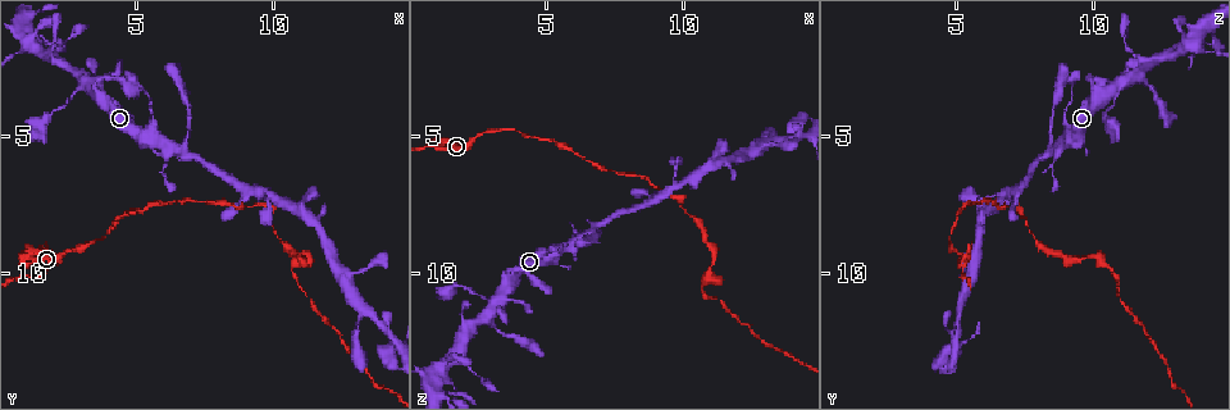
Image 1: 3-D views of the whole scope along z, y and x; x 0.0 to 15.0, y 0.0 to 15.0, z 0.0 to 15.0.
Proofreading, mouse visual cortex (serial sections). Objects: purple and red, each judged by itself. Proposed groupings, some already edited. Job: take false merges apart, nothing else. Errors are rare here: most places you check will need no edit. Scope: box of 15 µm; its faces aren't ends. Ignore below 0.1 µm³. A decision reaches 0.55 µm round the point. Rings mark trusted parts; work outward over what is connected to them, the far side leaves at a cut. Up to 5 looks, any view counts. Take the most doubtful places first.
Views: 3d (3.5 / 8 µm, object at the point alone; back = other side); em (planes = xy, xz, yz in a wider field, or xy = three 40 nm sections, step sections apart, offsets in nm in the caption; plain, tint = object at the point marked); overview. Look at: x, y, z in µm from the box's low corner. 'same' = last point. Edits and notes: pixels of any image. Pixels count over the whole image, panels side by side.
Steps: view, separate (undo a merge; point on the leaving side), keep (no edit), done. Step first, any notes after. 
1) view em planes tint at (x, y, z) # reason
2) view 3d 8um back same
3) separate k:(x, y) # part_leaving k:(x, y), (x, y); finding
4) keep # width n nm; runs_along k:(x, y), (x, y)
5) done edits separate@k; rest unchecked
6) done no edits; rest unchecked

view 3d 8um at (14.4, 12.4, 5.0) # a narrow waist

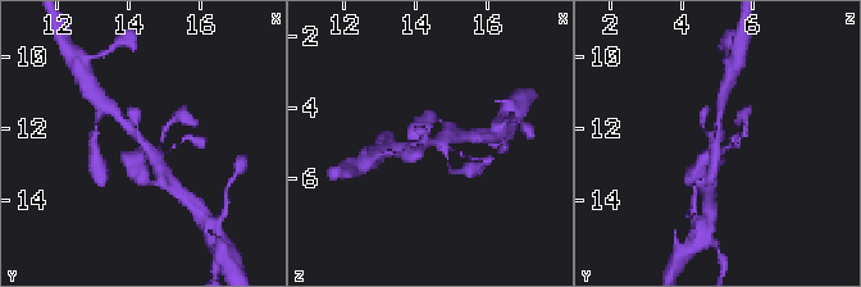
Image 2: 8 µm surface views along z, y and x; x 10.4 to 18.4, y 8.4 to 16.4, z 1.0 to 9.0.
view 3d 3.5um at (14.4, 12.4, 5.0) # zoom in

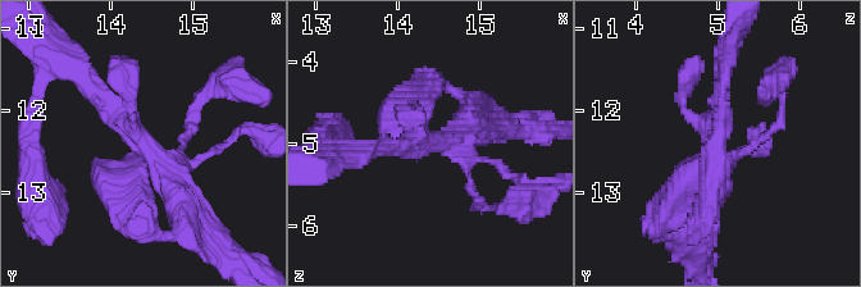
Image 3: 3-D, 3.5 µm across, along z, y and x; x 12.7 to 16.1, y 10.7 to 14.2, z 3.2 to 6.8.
view em xy step 5 tint at (14.40, 12.35, 5.00)

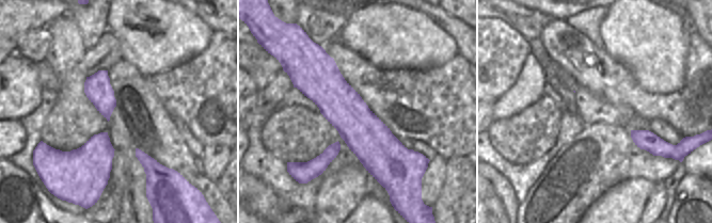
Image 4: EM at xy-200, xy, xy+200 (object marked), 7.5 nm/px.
keep # runs_along 3:(78, 73), (141, 140), (130, 206); continuous, no second cell

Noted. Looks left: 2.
view 3d 8um at (2.9, 2.8, 11.5) # thin arm on a thick one

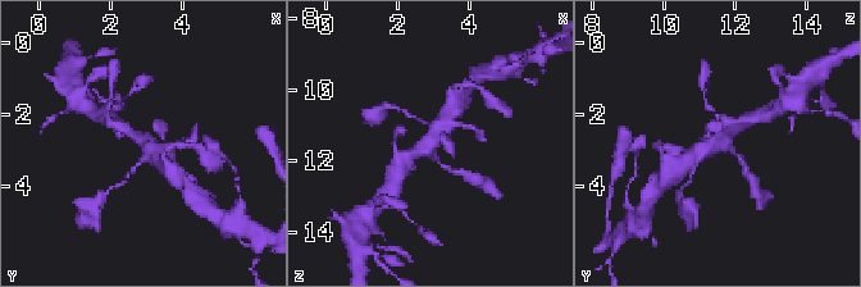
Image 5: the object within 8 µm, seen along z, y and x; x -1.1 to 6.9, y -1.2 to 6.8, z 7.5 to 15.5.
view 3d 3.5um at (3.0, 2.8, 11.4)

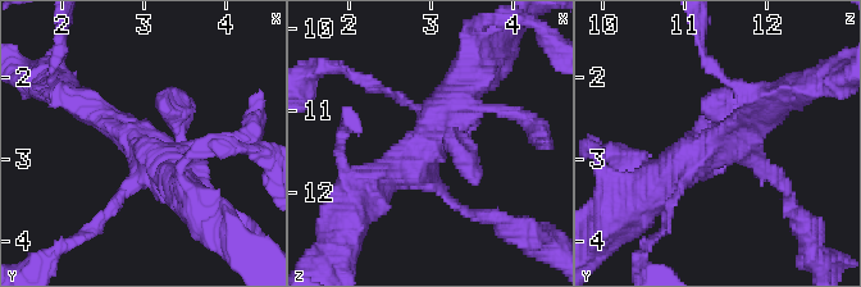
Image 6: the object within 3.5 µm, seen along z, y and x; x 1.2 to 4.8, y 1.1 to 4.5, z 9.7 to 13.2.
keep # runs_along 6:(465, 82), (418, 162), (367, 185); one cell here

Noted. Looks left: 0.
done no edits; rest unchecked

